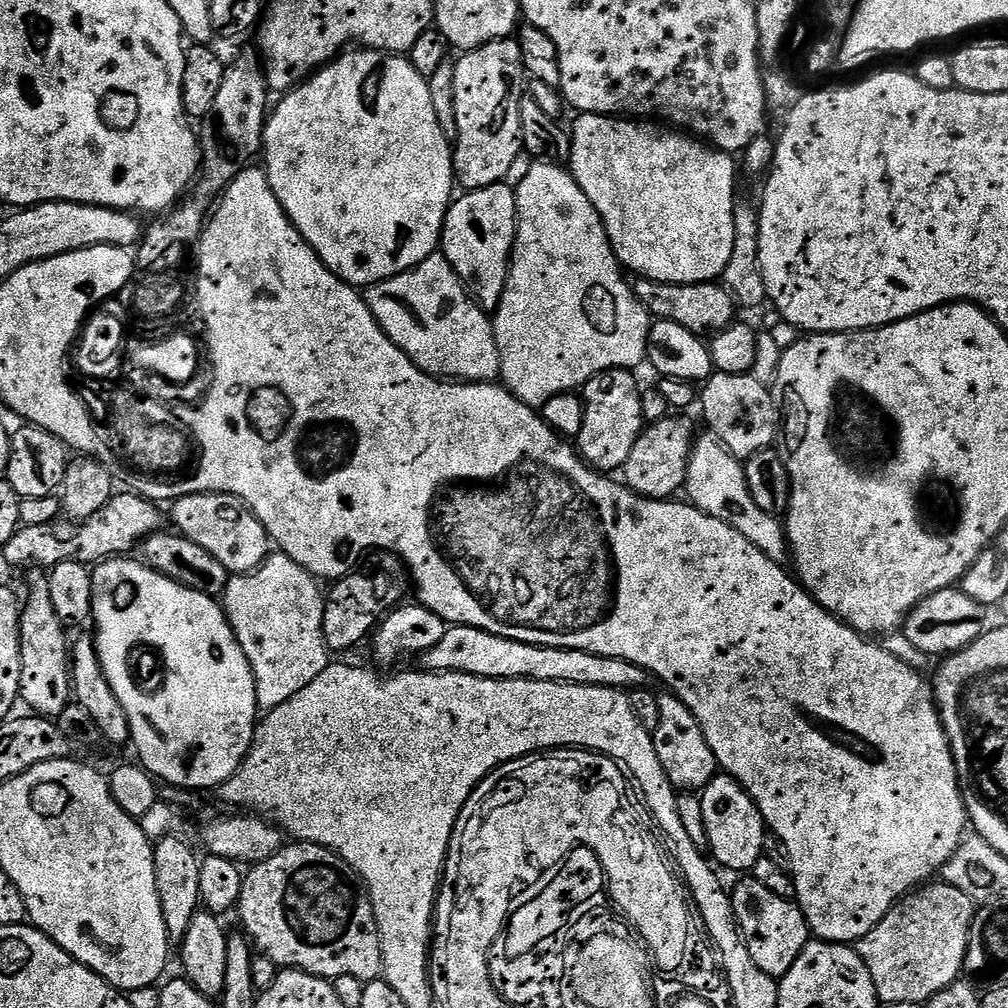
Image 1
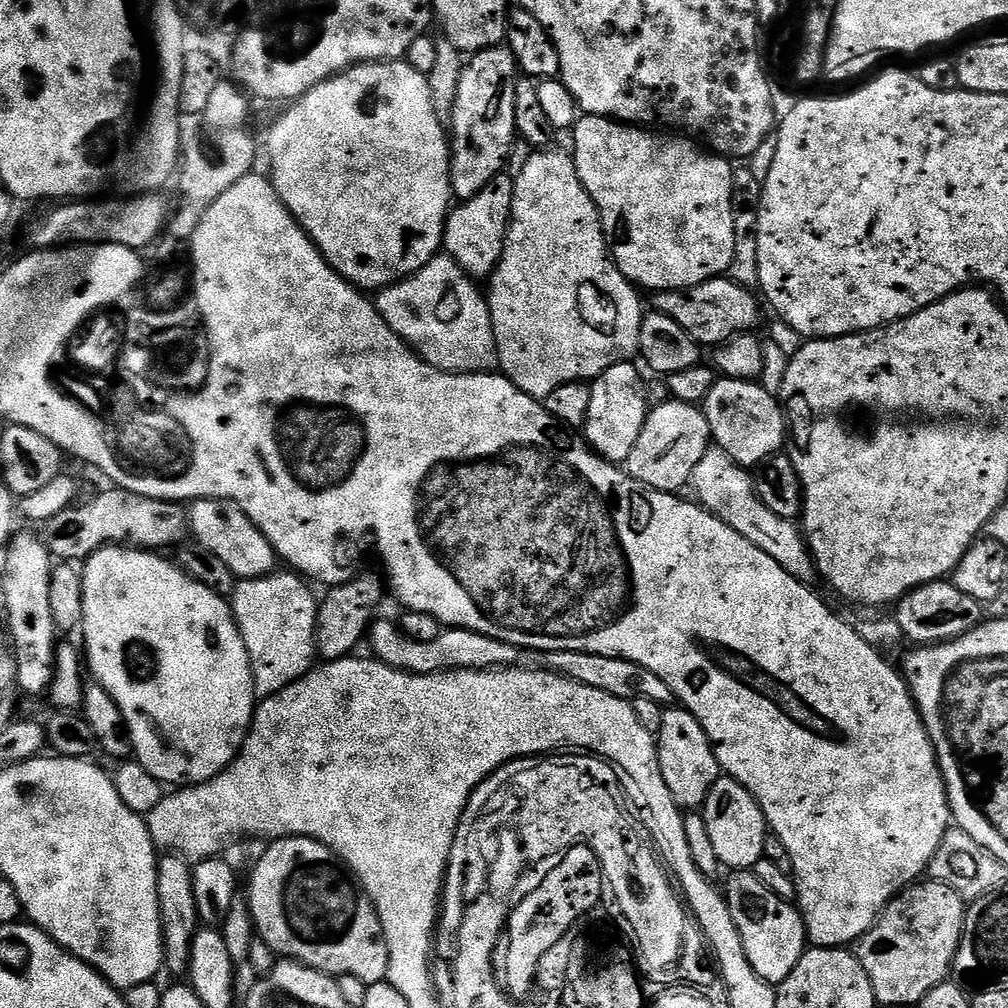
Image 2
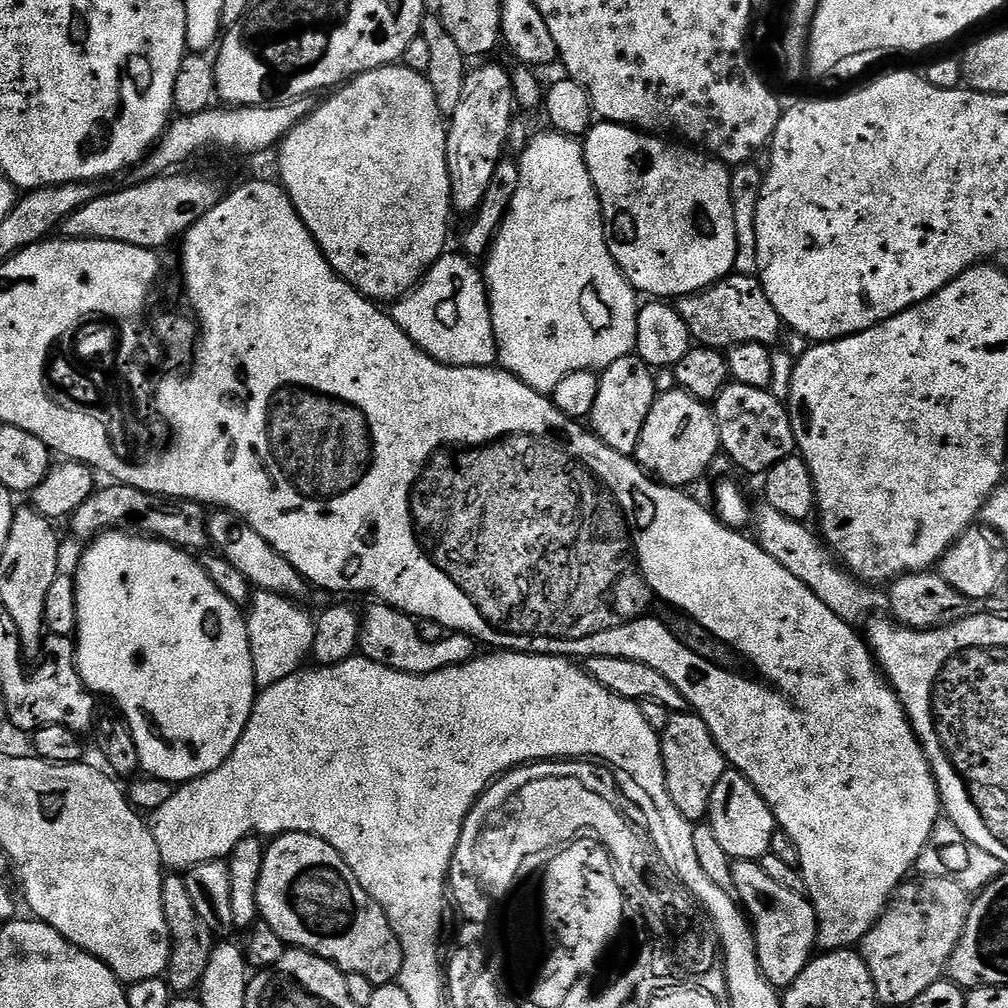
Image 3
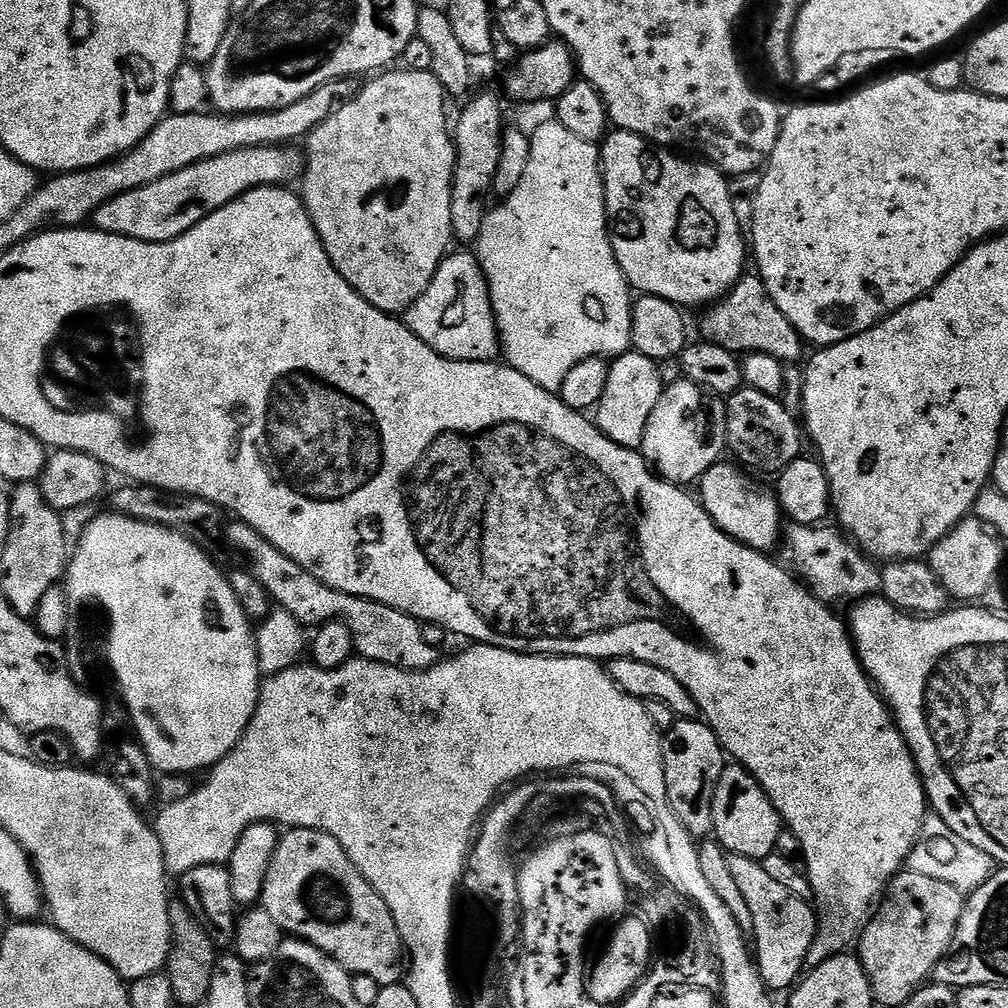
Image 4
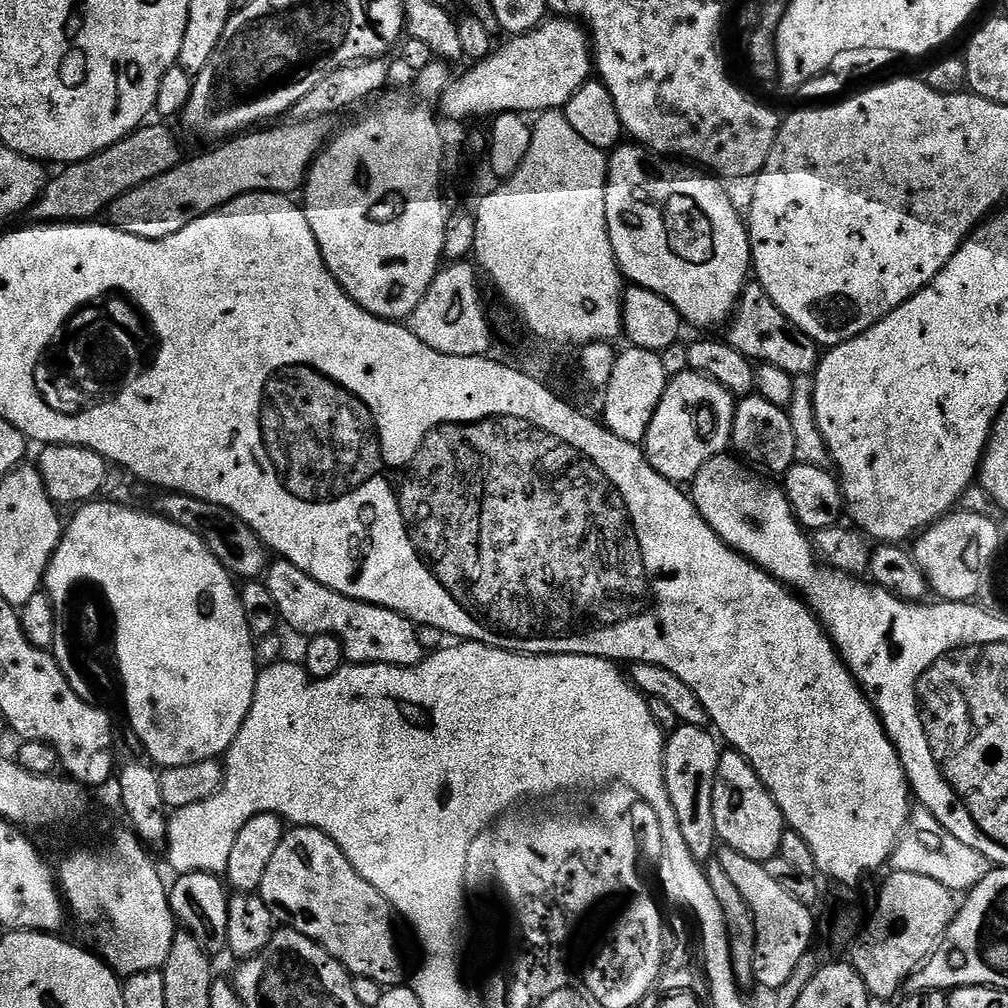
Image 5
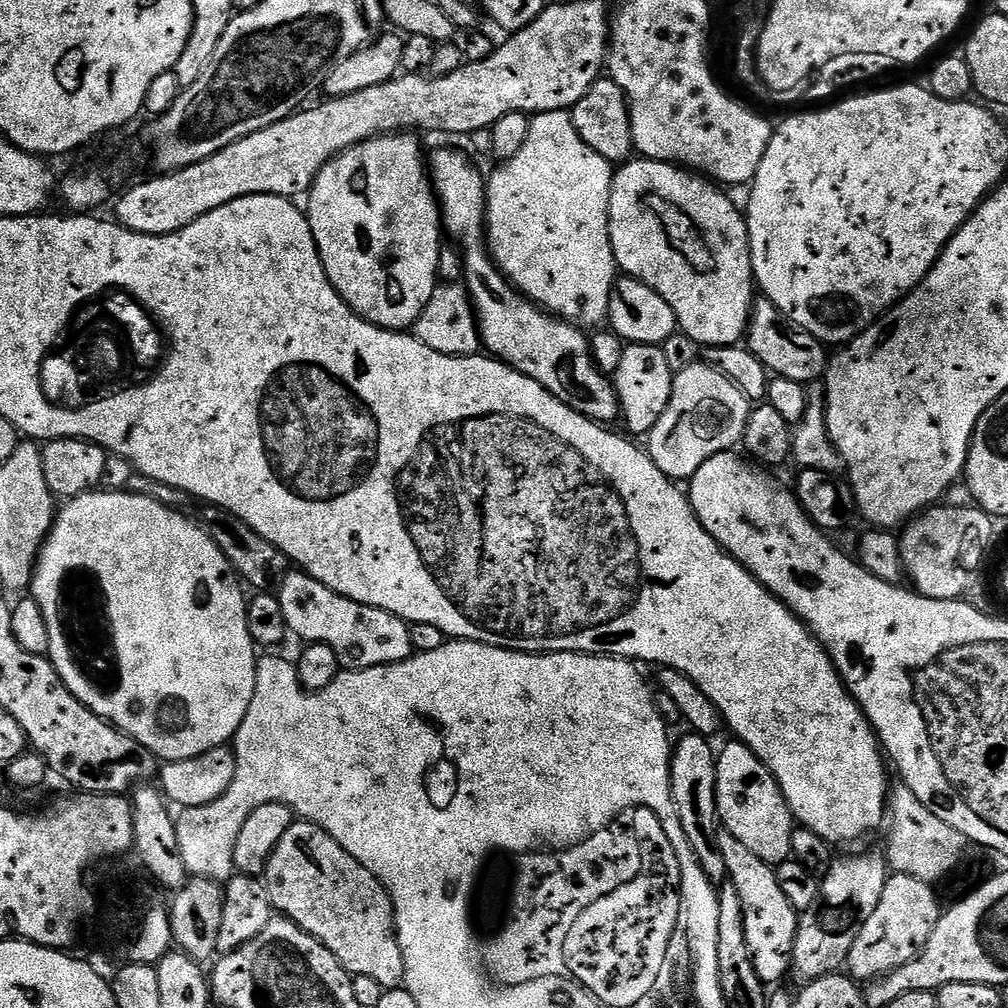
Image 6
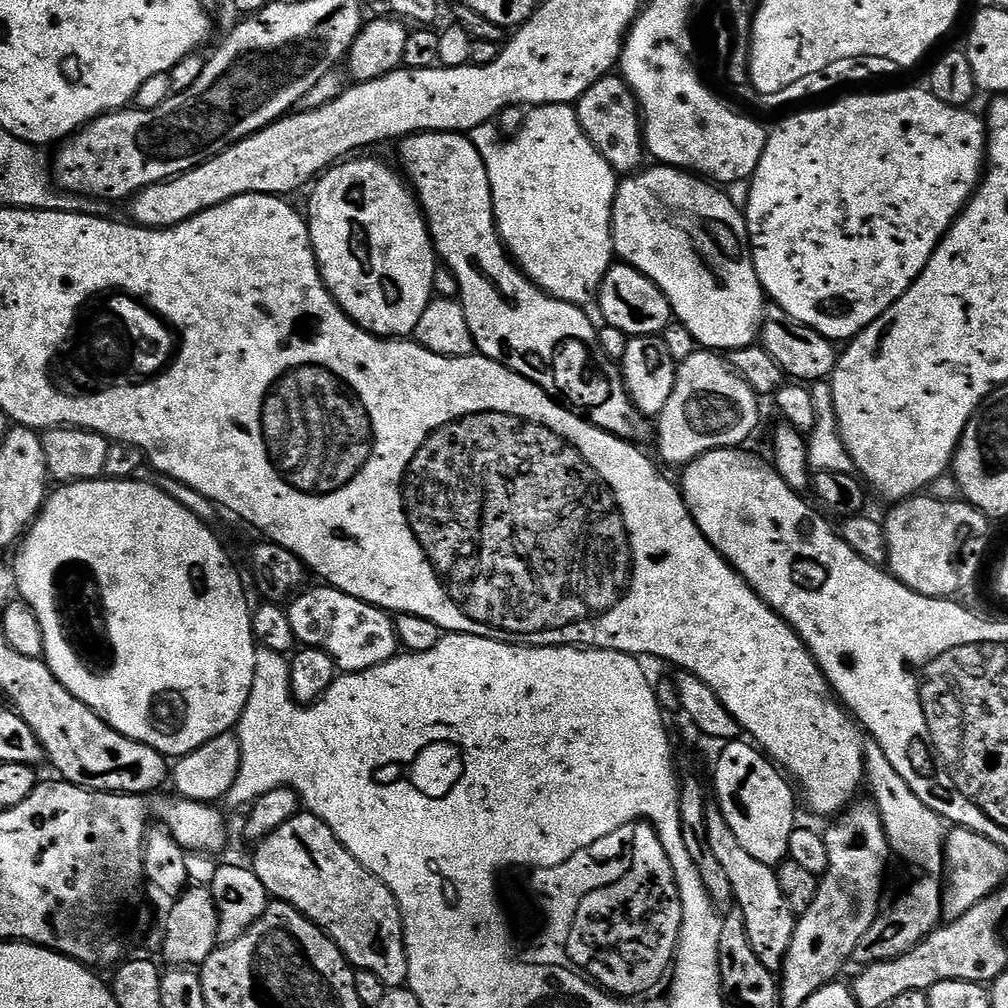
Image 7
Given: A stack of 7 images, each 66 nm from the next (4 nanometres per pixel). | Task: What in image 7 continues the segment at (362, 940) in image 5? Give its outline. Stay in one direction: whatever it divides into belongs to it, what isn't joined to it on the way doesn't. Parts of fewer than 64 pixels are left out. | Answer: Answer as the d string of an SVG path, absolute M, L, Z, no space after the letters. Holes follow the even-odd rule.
M307 810L301 811L299 816L290 818L290 822L278 826L278 830L274 830L274 834L270 834L265 840L259 841L259 844L255 848L257 848L257 850L254 871L258 874L262 886L266 886L269 897L275 898L281 904L294 906L303 916L314 921L314 923L340 947L340 952L348 960L349 964L352 965L353 969L369 972L370 974L378 974L378 978L382 978L385 989L402 988L407 985L408 955L406 954L406 946L404 945L404 920L400 917L400 907L396 905L396 896L377 876L375 876L375 874L365 870L365 868L341 846L339 838L334 834L334 830L330 830L330 826L326 826L326 822L322 822L317 816L312 815L312 813Z

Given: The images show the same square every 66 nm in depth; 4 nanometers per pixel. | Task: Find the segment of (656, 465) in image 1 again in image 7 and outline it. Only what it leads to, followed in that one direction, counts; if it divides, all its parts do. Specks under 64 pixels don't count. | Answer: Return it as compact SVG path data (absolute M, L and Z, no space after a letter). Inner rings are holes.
M697 350L677 367L670 402L661 410L654 428L654 444L656 440L660 456L666 463L677 466L719 448L743 445L743 440L760 420L759 403L756 391L723 355L712 350Z

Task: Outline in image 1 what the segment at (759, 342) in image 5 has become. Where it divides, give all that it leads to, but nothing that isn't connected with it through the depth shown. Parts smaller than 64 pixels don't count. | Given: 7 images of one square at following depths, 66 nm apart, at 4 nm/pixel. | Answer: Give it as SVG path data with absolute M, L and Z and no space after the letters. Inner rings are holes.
M637 279L634 291L638 302L648 312L649 317L666 322L678 322L678 326L686 326L695 336L711 337L717 332L726 330L734 323L732 306L733 295L723 283L709 282L707 284L663 284L657 280Z

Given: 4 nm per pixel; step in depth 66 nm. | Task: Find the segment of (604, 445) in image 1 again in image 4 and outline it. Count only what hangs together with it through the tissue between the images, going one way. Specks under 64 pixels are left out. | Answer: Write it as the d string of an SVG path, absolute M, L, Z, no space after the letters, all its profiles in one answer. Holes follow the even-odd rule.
M635 350L615 357L610 364L610 378L606 378L606 391L594 409L596 427L618 442L618 446L639 449L644 443L646 422L650 422L650 414L654 414L654 406L658 406L658 398L664 390L657 361Z

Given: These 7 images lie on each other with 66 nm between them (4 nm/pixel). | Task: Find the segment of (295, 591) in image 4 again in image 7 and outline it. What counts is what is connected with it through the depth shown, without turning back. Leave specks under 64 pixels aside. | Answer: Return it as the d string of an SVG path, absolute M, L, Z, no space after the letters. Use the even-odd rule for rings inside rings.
M309 587L307 590L293 595L287 605L290 626L294 626L294 634L303 647L317 648L330 654L330 658L334 658L337 669L344 674L373 668L379 664L384 664L397 655L396 621L389 613L385 612L383 608L375 608L373 604L362 602L337 588L319 587L312 589Z

